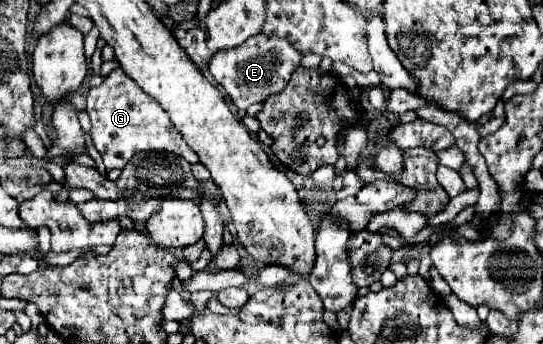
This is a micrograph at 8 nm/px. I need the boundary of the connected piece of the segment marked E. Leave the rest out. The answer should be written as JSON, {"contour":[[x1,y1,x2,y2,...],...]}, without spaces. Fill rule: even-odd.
{"contour":[[258,34,248,38,242,46,216,52,208,62,208,72,216,80,216,84,220,84,228,92,232,104,240,110,246,110,248,106,264,102,268,96,282,92,300,62,302,54,298,54,298,50,294,50,294,46,286,42,286,38,266,38,266,34]]}

